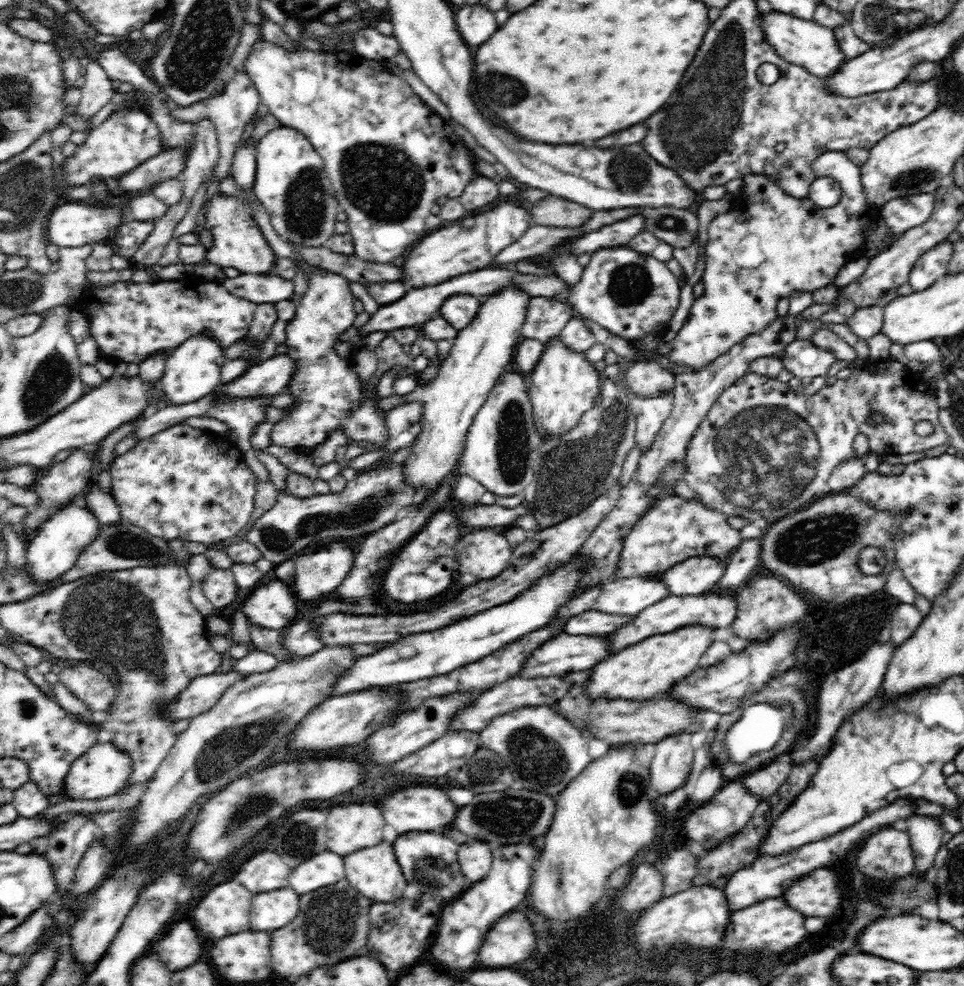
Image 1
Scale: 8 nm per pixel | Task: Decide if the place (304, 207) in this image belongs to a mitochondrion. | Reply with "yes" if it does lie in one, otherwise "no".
yes

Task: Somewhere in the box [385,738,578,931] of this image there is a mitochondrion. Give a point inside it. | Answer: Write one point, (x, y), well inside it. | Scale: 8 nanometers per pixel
(511, 815)

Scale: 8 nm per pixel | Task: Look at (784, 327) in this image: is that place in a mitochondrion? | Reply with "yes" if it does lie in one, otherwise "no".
no

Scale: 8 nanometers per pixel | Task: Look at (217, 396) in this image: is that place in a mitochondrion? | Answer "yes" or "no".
no

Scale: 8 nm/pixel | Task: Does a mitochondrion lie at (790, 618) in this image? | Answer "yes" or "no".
no

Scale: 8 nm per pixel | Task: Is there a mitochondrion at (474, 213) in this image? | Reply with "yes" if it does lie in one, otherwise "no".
no

